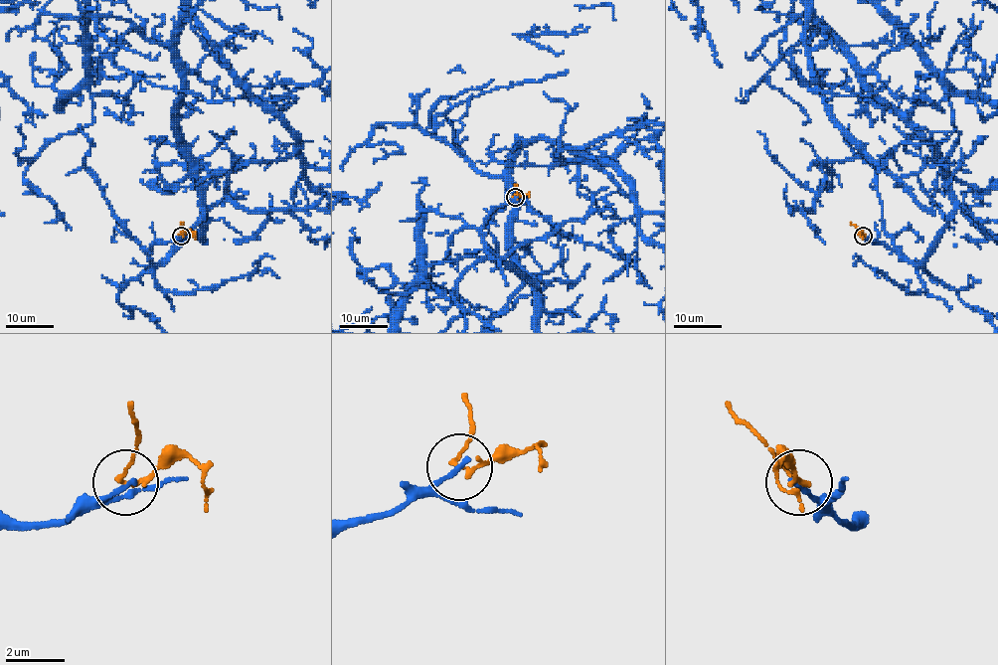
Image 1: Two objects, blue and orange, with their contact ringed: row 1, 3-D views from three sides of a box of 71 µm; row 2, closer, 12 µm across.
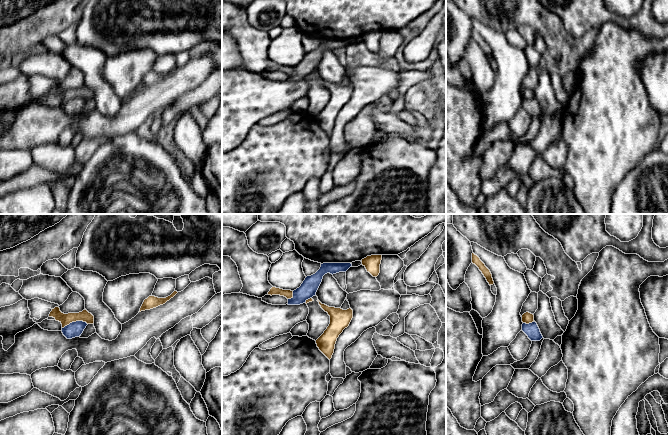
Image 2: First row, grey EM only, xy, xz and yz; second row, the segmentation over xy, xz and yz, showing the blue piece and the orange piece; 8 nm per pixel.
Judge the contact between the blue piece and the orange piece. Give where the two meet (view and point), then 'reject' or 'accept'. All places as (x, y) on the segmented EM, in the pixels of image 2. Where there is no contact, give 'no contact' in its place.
xy (74, 322) | reject

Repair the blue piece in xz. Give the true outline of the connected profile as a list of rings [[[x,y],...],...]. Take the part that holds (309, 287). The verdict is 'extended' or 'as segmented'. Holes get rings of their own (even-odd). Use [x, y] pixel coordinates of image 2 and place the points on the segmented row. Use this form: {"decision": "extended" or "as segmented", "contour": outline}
{"decision": "as segmented", "contour": [[[323,263],[320,269],[313,275],[307,276],[301,286],[293,291],[293,297],[288,299],[288,305],[300,305],[316,295],[322,282],[323,276],[327,273],[336,274],[346,272],[351,263]]]}

